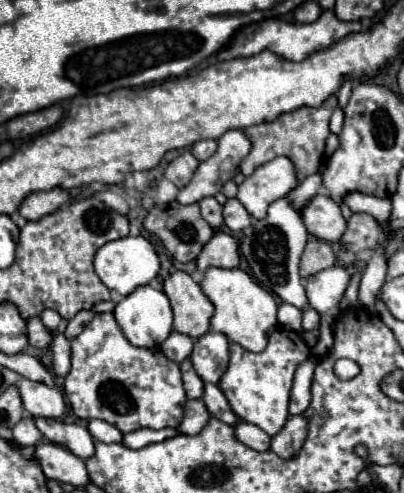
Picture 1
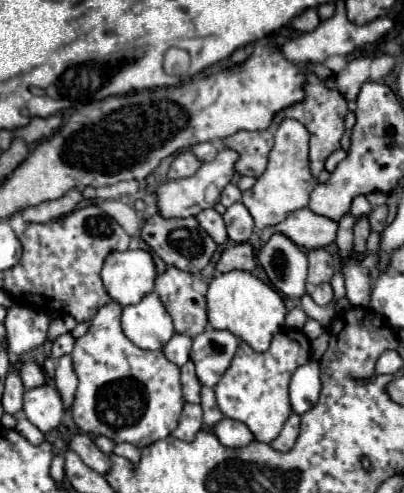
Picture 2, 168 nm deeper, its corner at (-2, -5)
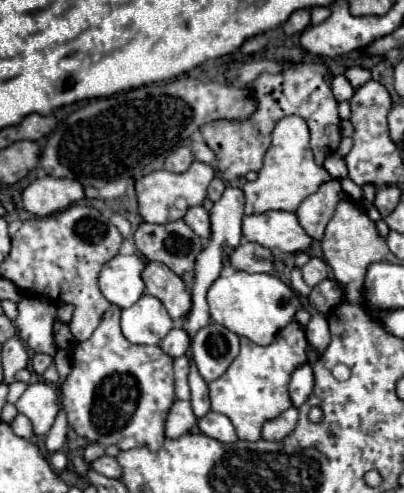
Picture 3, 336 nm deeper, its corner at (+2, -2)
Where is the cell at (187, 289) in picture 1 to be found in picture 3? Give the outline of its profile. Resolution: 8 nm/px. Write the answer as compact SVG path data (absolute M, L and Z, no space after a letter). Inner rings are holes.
M147 262L143 282L151 296L159 298L175 324L183 324L191 312L191 288L165 264Z

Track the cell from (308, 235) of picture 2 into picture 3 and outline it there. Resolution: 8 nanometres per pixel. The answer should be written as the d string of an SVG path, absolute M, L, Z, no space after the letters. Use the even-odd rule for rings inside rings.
M265 212L243 218L243 236L265 248L279 248L281 252L305 252L313 240L303 232L295 212Z

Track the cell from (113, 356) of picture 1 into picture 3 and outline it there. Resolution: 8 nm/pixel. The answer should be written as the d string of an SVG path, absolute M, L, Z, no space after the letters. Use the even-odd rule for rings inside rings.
M111 304L109 310L101 316L99 326L89 340L77 342L73 346L73 370L59 388L61 406L67 410L69 426L85 436L89 442L99 442L103 446L115 444L119 450L131 450L147 446L151 452L157 452L165 440L165 418L175 400L173 390L173 358L167 356L159 346L139 346L131 344L119 328L121 308Z

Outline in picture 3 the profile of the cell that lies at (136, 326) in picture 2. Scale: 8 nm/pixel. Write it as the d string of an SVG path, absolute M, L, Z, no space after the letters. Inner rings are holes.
M143 294L131 308L125 308L121 312L121 332L131 344L159 344L171 328L173 328L173 322L171 322L167 310L151 294Z

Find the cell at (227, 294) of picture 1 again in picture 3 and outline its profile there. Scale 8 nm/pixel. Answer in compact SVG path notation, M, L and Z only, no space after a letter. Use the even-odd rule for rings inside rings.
M227 260L219 278L211 284L207 292L207 302L213 322L229 328L239 336L249 338L259 346L271 344L275 334L293 320L295 312L301 306L299 296L279 278L271 274L249 274L235 270Z

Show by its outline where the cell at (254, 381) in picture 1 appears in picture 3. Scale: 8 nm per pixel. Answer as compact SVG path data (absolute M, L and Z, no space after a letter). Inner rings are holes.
M291 322L287 328L279 330L269 346L257 346L251 340L241 338L239 356L231 362L223 376L209 384L211 410L225 414L233 422L241 440L259 440L263 424L293 406L287 384L291 372L307 360L307 346L305 332L297 322Z

